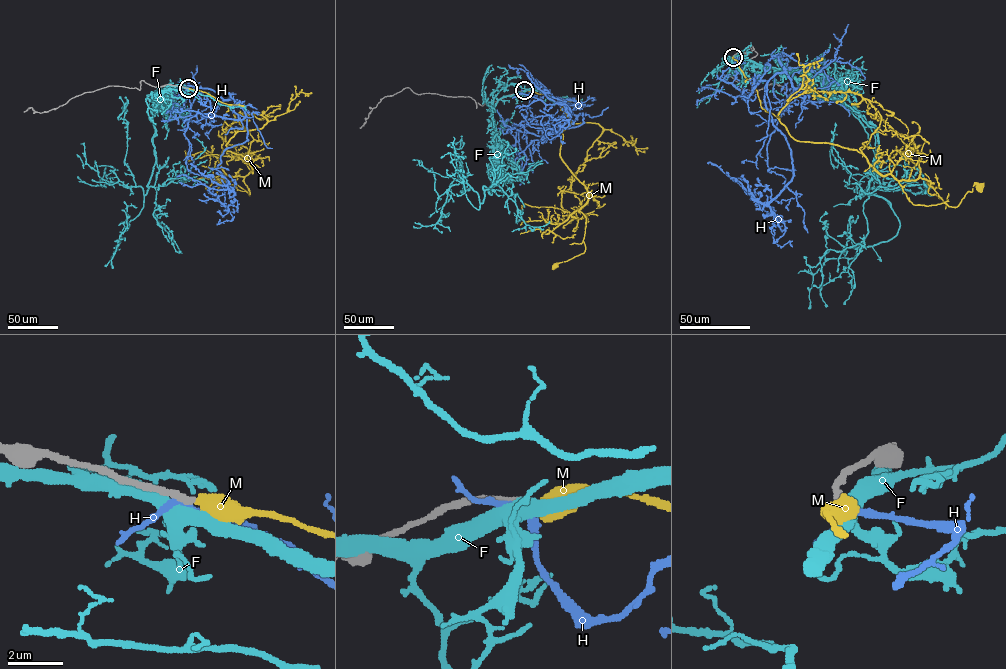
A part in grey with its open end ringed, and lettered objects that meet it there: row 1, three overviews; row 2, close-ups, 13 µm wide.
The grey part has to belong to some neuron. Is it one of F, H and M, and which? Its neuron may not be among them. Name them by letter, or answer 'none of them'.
M

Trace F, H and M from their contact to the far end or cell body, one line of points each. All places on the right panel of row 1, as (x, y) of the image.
F: (733, 57), (840, 89), (876, 130), (867, 192), (890, 206), (869, 193), (874, 152), (861, 122), (796, 70)
H: (733, 57), (720, 78), (746, 100), (767, 81), (765, 107), (792, 161), (791, 180), (765, 204), (743, 181)
M: (733, 57), (761, 107), (791, 136), (856, 149), (898, 181), (913, 204), (956, 207), (979, 186)

